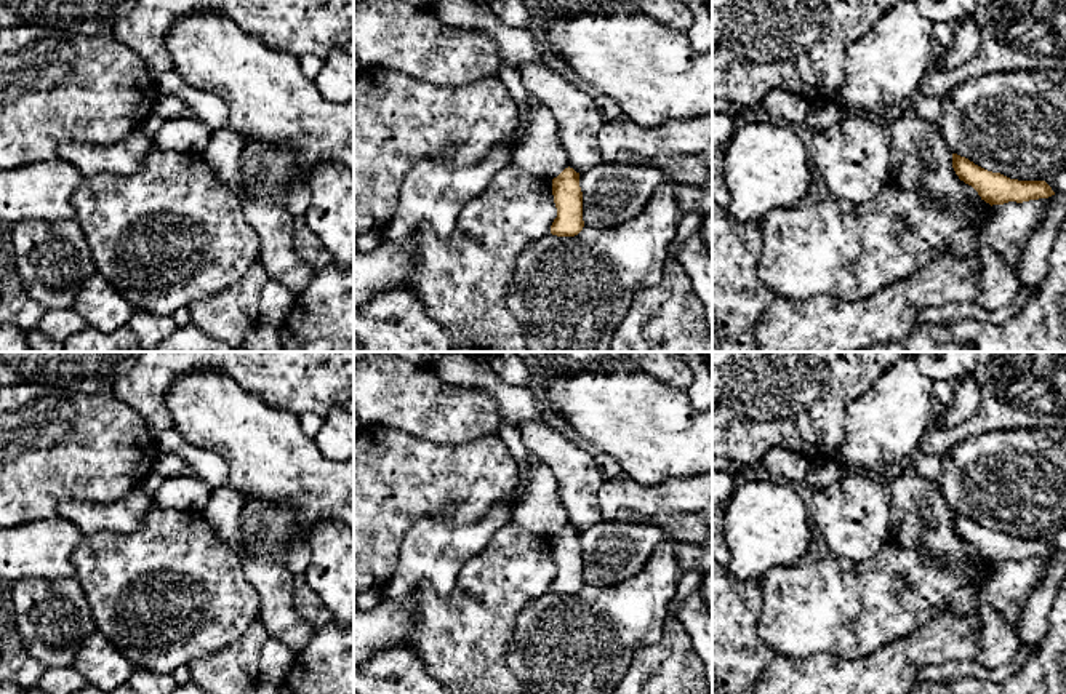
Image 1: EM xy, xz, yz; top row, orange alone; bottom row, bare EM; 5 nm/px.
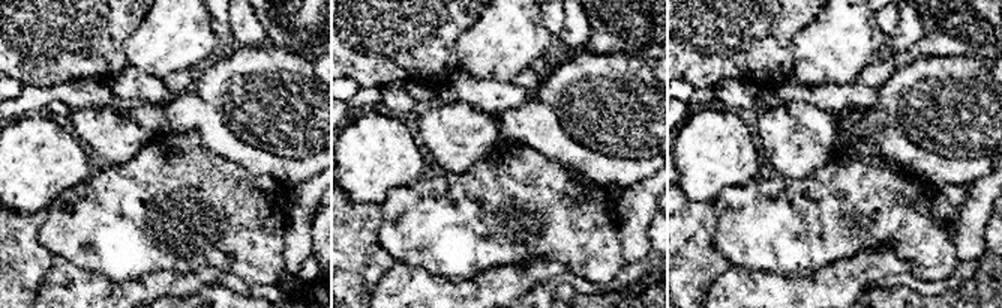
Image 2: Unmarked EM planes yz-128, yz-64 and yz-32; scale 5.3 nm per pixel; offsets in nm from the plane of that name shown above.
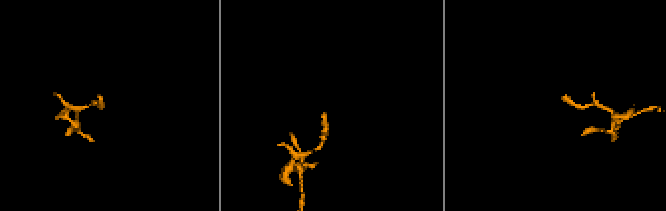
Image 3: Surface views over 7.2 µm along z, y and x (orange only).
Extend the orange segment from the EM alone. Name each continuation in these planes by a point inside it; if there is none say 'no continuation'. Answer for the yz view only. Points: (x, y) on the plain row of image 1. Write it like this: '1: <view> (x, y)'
no continuation

